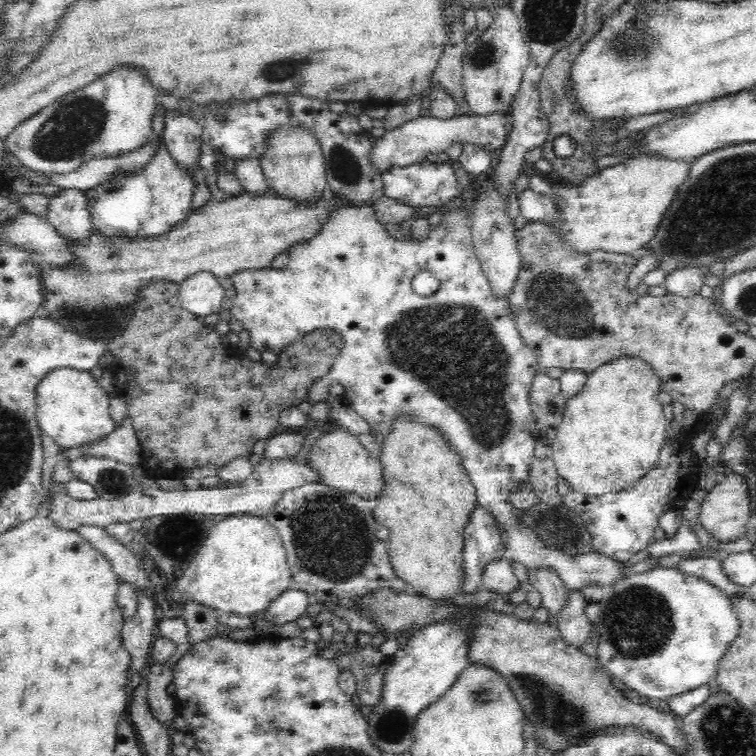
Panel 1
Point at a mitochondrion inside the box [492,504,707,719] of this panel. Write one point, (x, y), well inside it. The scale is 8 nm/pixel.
(641, 622)

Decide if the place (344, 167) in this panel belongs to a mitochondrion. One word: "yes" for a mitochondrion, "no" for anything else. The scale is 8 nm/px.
yes

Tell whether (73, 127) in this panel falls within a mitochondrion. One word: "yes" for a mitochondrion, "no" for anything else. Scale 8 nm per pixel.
yes

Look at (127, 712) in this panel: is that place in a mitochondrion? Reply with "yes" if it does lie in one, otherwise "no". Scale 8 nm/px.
no

